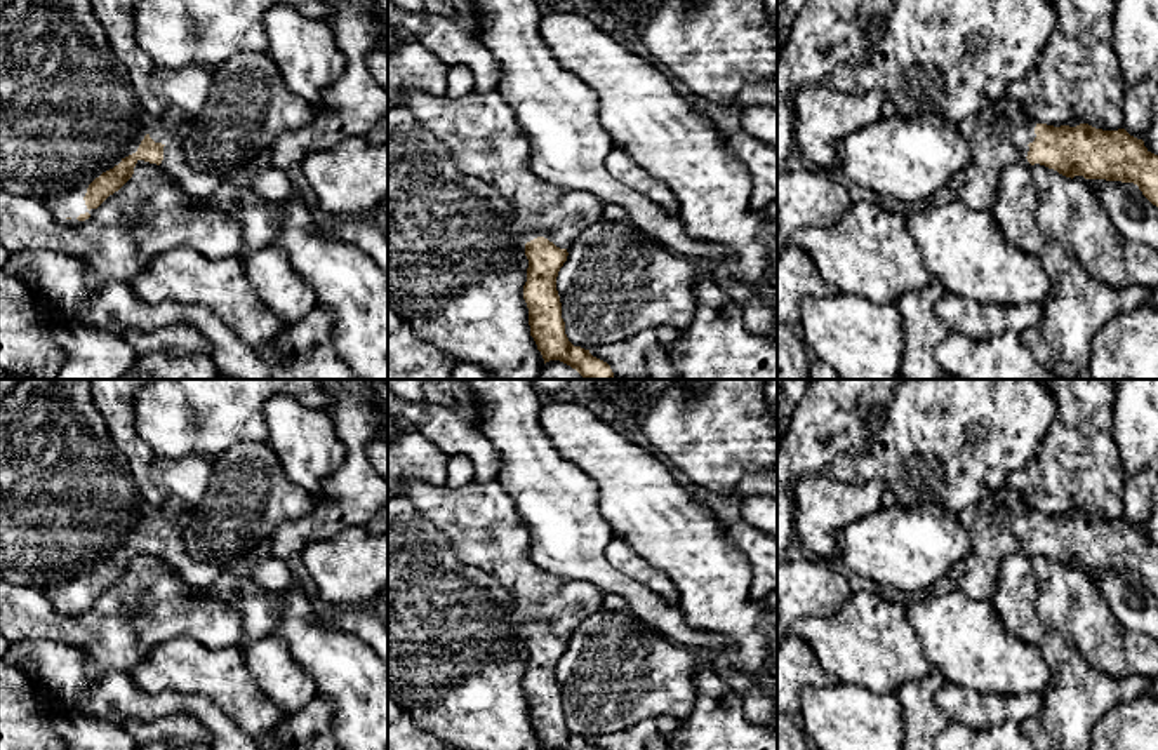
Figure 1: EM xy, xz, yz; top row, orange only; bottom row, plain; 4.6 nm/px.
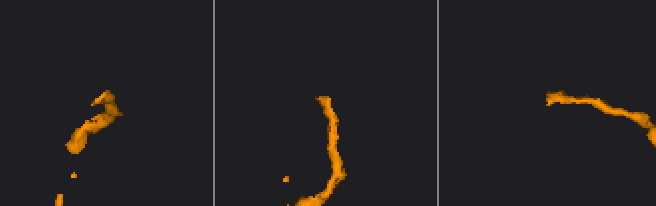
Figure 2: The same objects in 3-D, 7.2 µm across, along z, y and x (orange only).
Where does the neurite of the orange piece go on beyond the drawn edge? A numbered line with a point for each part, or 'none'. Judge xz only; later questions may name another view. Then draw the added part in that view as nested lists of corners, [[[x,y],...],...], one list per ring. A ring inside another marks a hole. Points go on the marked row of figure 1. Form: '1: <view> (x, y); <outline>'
1: xz (484, 140); [[[471,90],[461,97],[407,92],[388,97],[388,108],[395,106],[409,108],[449,148],[454,164],[464,174],[485,181],[508,198],[518,212],[523,231],[569,249],[588,226],[602,219],[602,202],[596,197],[562,190],[534,172],[529,141],[497,90],[487,94]]]

